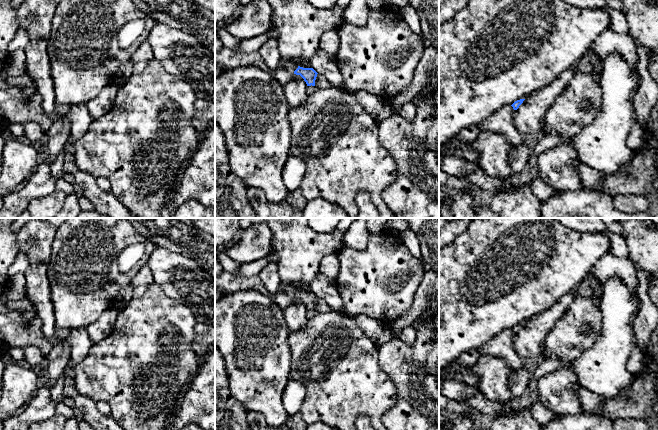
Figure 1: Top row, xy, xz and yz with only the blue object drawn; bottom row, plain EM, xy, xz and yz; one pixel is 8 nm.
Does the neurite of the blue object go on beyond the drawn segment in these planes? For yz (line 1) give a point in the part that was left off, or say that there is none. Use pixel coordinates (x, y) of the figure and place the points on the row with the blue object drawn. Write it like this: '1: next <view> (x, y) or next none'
1: next none

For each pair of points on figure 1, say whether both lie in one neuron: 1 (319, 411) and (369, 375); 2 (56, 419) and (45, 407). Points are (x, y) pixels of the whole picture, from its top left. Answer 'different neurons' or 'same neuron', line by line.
1: same neuron
2: different neurons

